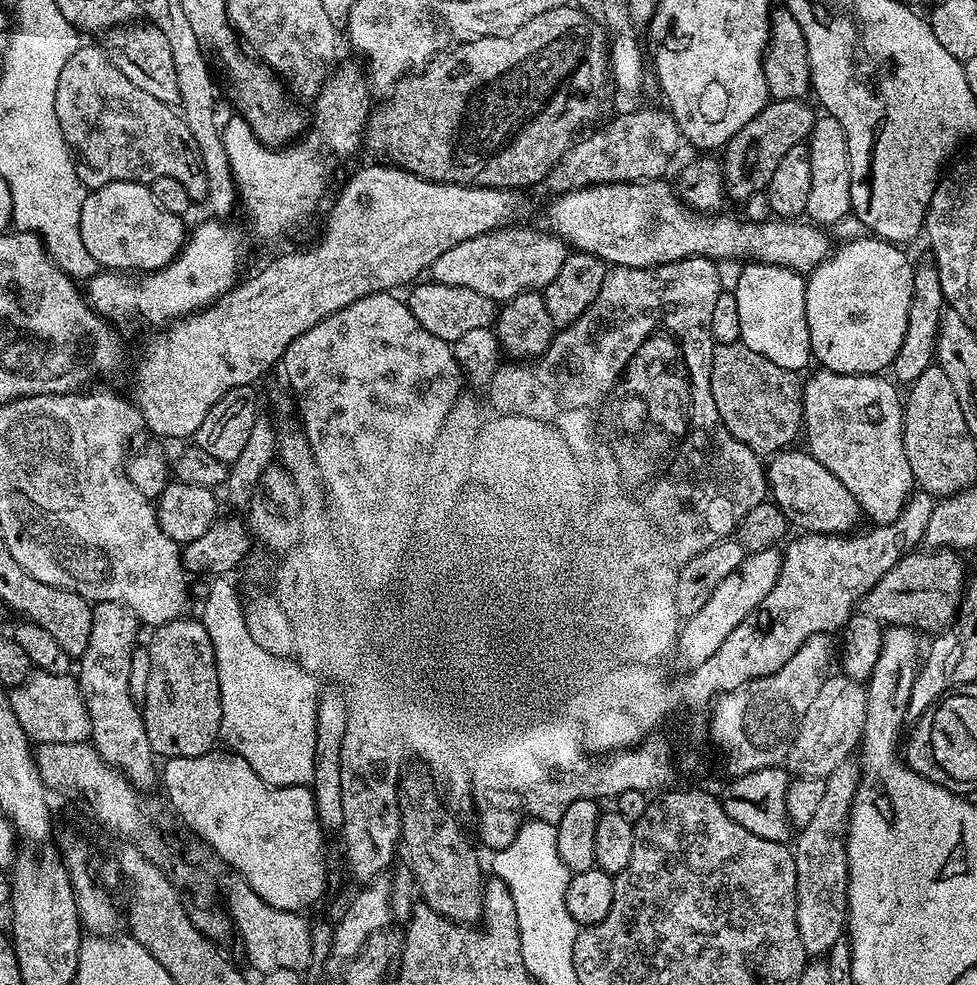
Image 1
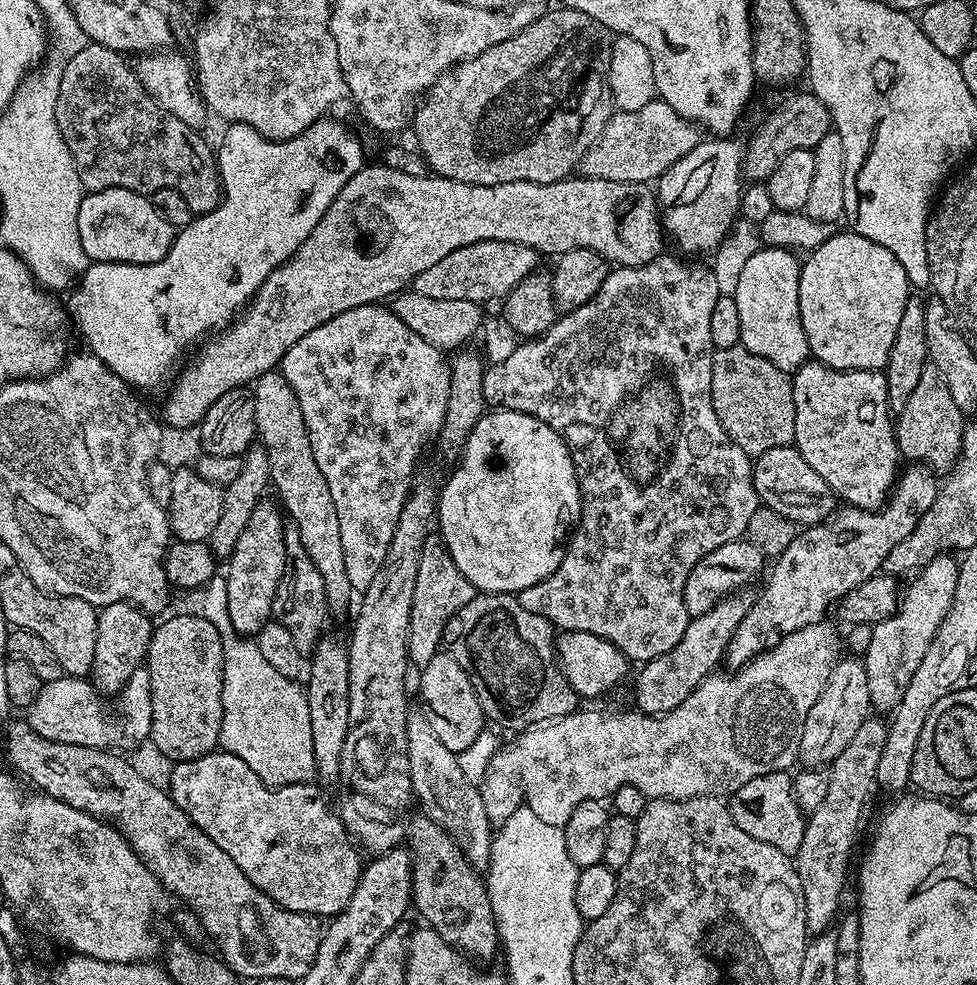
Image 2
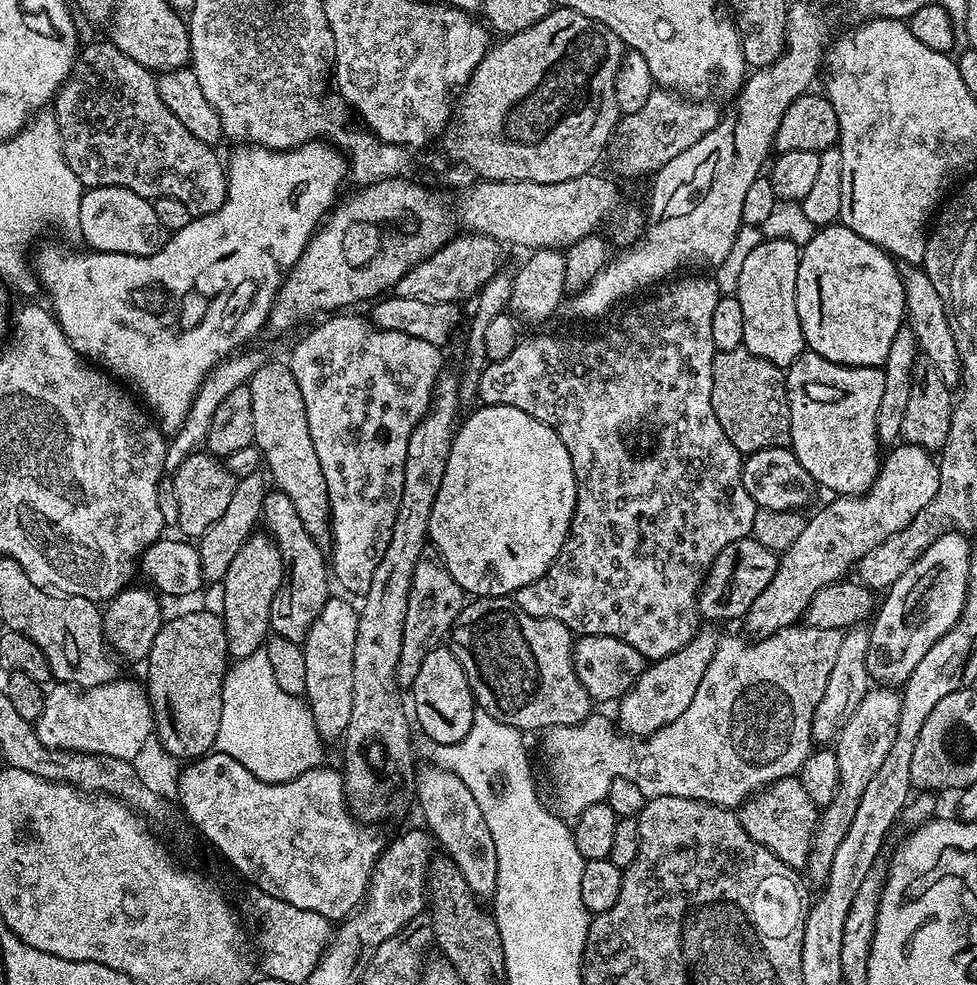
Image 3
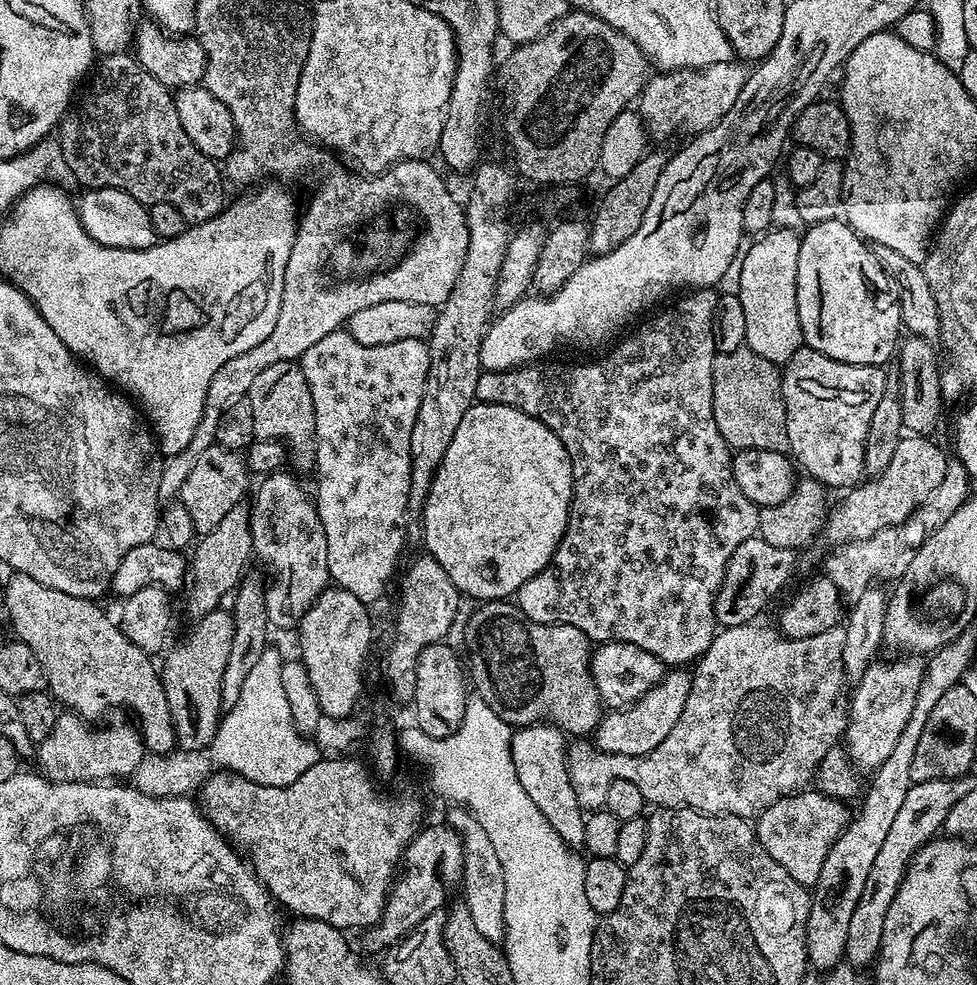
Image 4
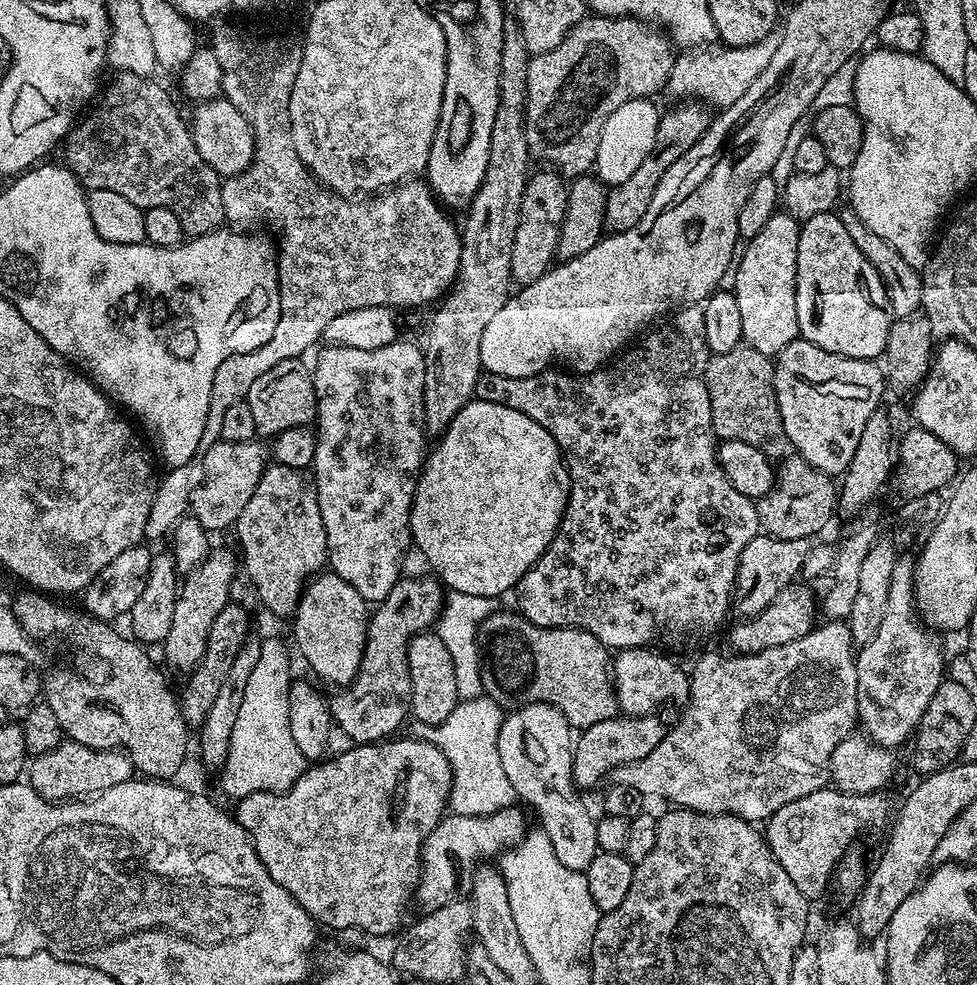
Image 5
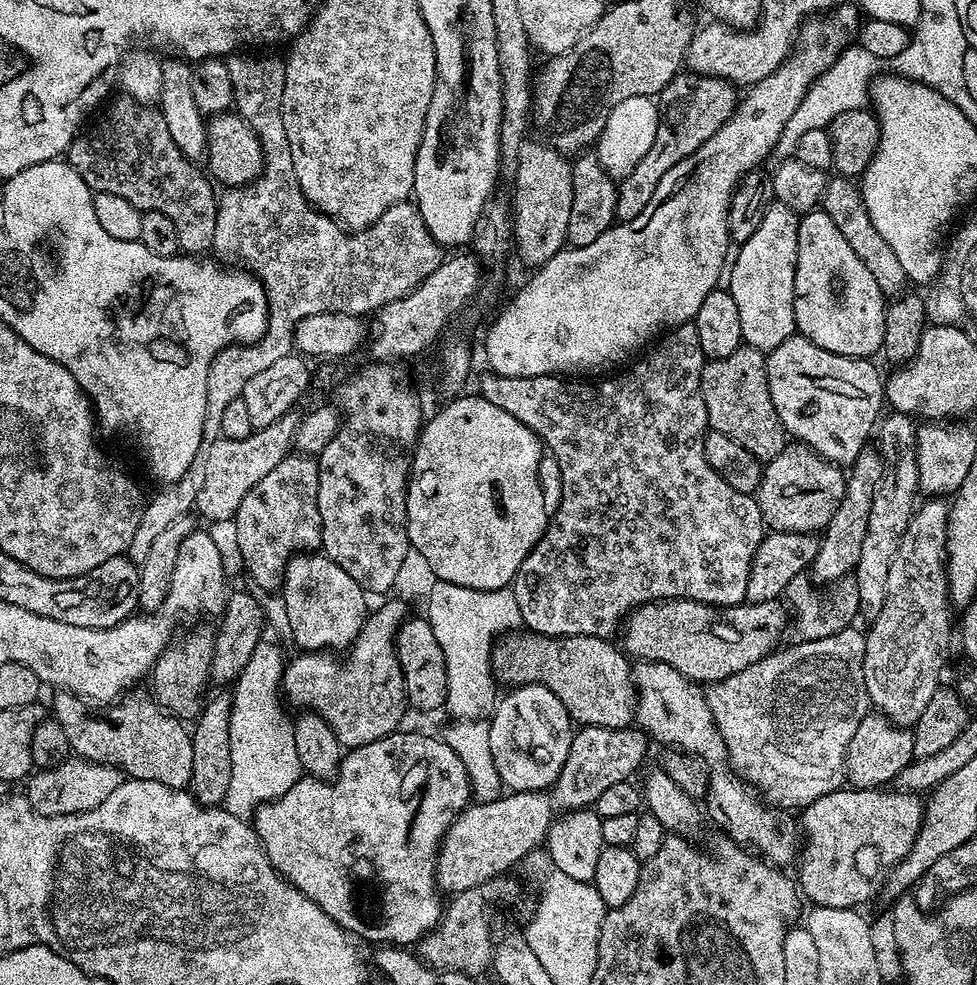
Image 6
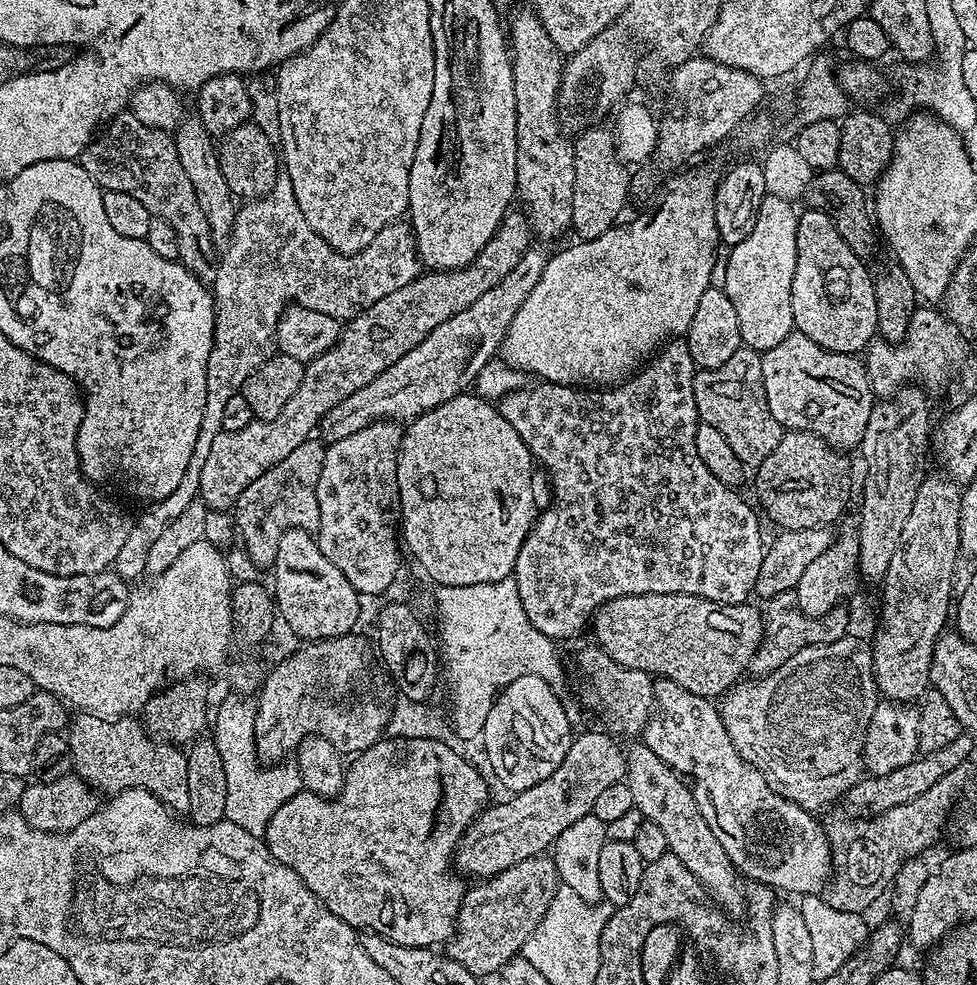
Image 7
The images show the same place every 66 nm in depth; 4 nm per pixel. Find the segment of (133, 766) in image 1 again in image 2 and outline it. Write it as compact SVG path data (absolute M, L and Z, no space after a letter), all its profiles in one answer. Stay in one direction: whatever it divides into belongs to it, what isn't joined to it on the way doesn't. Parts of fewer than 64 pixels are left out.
M127 600L107 604L105 608L99 609L98 642L94 642L94 662L90 673L91 687L97 693L123 693L134 670L147 661L153 627L153 617Z

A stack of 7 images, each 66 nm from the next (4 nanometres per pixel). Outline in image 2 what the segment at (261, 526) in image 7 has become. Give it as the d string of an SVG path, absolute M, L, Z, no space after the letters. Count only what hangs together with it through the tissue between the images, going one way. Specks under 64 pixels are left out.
M291 526L285 527L284 541L286 542L286 566L272 603L272 616L275 623L286 626L294 646L298 646L301 654L308 658L318 646L321 636L325 635L324 623L330 620L326 586L322 586L322 574L318 574L317 567L310 560L310 554L306 554L306 546L302 546L298 530Z

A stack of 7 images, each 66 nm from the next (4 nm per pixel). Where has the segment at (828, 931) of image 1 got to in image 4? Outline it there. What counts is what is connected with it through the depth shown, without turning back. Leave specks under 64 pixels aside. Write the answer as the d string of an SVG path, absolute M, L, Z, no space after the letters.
M916 654L901 655L901 660L877 659L862 674L860 680L855 681L853 690L850 692L850 703L848 704L848 726L844 730L843 743L848 749L848 757L852 759L857 769L875 770L890 758L898 737L902 730L906 730L906 722L910 722L910 714L914 712L914 702L918 698L918 686L924 677L925 661Z

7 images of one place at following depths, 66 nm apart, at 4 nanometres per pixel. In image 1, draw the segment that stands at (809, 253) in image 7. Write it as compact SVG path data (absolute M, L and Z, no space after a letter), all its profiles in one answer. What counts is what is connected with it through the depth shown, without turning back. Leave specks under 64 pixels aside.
M879 238L850 240L839 247L806 276L806 322L812 355L821 369L843 376L883 373L891 369L898 346L906 338L913 261L908 261L903 247Z

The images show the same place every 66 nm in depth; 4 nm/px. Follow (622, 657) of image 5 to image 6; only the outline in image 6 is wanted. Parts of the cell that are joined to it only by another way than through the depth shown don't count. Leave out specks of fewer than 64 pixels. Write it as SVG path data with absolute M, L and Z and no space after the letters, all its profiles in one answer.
M641 660L631 667L632 683L636 686L634 720L640 731L648 733L655 743L657 740L660 744L681 748L688 756L697 756L712 771L708 776L707 819L709 816L728 835L725 837L731 843L755 850L769 864L788 866L784 864L791 860L793 863L802 848L797 821L793 817L791 820L787 811L765 806L756 789L745 784L730 770L728 751L710 714L705 689L664 662Z

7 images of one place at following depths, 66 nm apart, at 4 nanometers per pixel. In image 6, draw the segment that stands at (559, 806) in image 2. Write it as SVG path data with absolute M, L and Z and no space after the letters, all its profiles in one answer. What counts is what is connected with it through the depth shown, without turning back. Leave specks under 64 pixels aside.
M856 626L843 628L833 636L800 640L793 648L781 647L707 689L710 714L718 734L722 734L731 771L755 788L771 807L803 810L810 802L837 792L845 783L844 763L850 738L854 738L854 730L858 730L862 718L870 711L862 670L866 636L858 629Z

